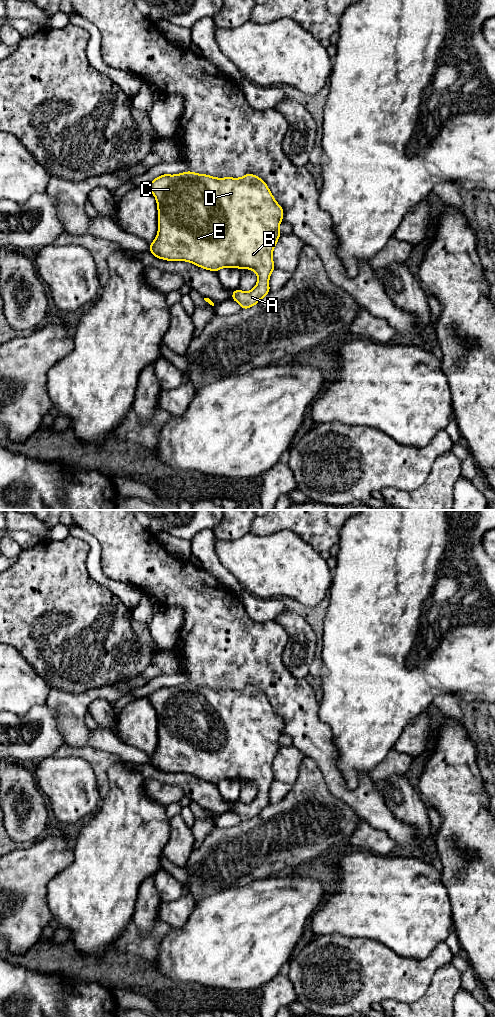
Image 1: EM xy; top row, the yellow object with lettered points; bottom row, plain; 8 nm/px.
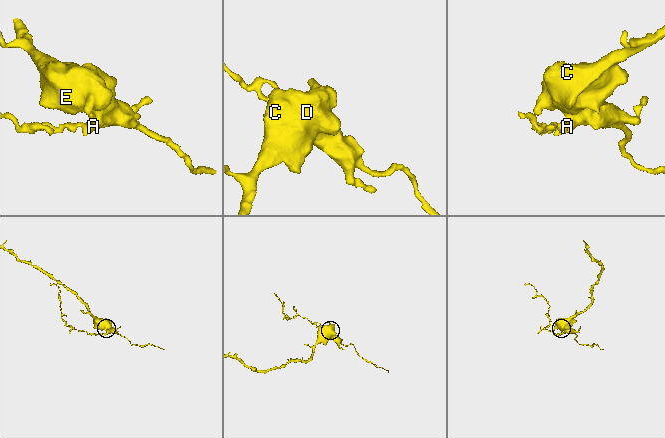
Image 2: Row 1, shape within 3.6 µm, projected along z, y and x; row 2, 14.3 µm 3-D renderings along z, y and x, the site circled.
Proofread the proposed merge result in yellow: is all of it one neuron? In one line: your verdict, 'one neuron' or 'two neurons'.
one neuron

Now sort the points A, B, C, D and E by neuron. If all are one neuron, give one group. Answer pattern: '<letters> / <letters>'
A B C D E

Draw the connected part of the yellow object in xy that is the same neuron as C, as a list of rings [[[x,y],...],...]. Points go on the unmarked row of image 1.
[[[187,683],[176,687],[163,686],[147,698],[156,710],[158,720],[158,746],[150,756],[150,765],[159,771],[188,773],[214,784],[224,779],[253,782],[259,790],[256,798],[249,804],[237,801],[232,805],[232,812],[242,821],[254,818],[270,804],[269,789],[275,781],[272,765],[281,747],[279,737],[284,723],[261,690],[251,685],[241,690],[215,690]]]

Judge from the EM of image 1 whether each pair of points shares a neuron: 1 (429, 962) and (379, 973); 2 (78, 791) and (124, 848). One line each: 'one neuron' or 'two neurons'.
1: one neuron
2: two neurons

